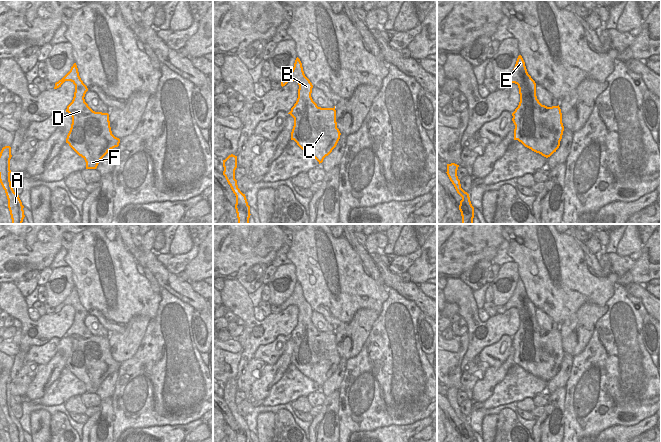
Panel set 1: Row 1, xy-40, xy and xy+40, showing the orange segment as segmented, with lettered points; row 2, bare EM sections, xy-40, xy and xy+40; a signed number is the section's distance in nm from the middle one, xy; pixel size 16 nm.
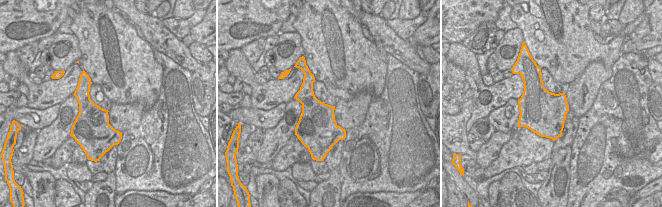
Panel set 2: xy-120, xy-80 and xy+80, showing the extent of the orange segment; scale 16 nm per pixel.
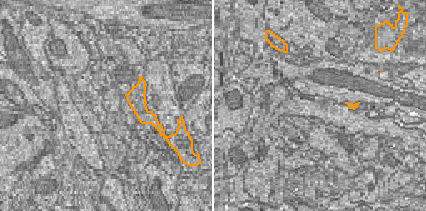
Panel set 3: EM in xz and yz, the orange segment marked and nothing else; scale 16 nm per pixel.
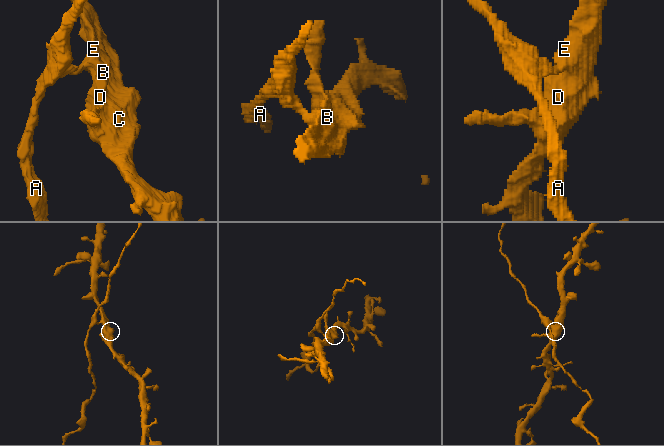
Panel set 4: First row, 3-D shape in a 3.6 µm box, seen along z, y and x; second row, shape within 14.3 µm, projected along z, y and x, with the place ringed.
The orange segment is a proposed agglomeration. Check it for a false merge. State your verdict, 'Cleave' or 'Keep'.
Cleave

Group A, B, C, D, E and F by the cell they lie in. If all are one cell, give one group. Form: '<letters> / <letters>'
A / B C D E F

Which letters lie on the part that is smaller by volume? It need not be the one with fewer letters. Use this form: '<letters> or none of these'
A

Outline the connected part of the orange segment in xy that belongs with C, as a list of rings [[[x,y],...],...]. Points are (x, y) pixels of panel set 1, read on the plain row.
[[[298,281],[292,295],[281,307],[290,305],[296,305],[299,309],[297,325],[288,337],[294,342],[291,364],[320,388],[340,363],[335,330],[321,332],[313,325],[311,321],[313,309],[305,300]]]

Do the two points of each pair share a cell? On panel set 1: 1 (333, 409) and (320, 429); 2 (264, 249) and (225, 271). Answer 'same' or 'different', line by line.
1: same
2: same

